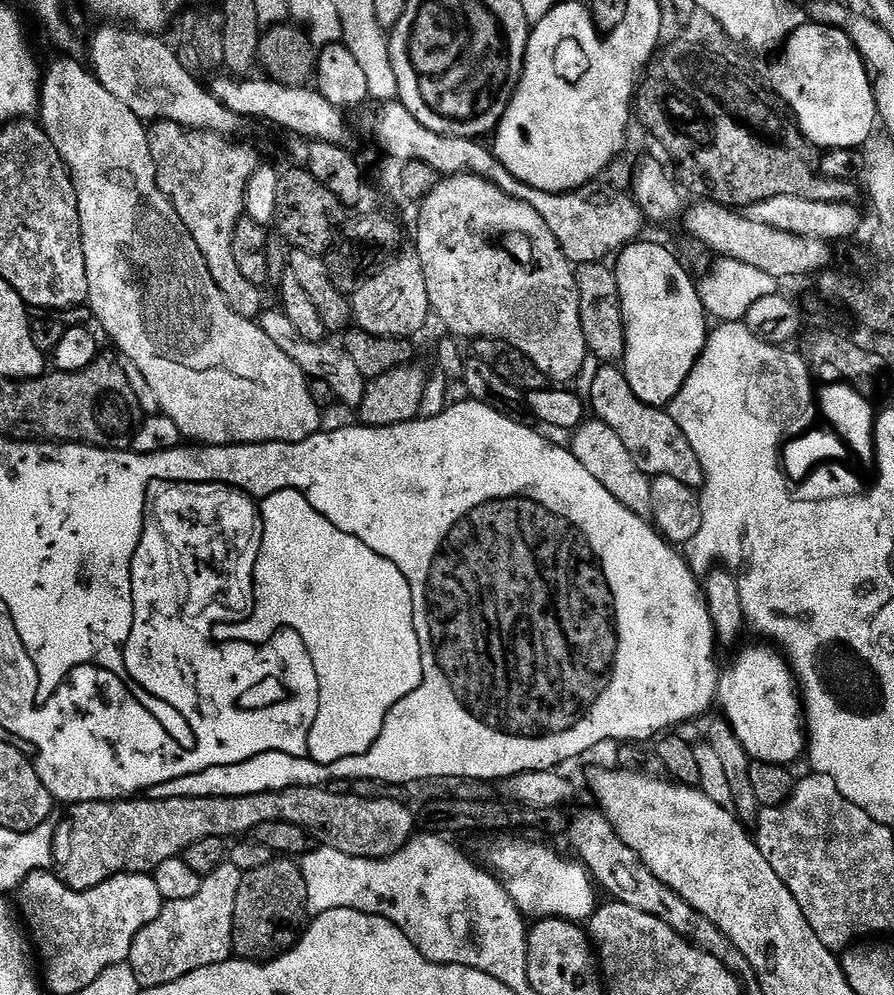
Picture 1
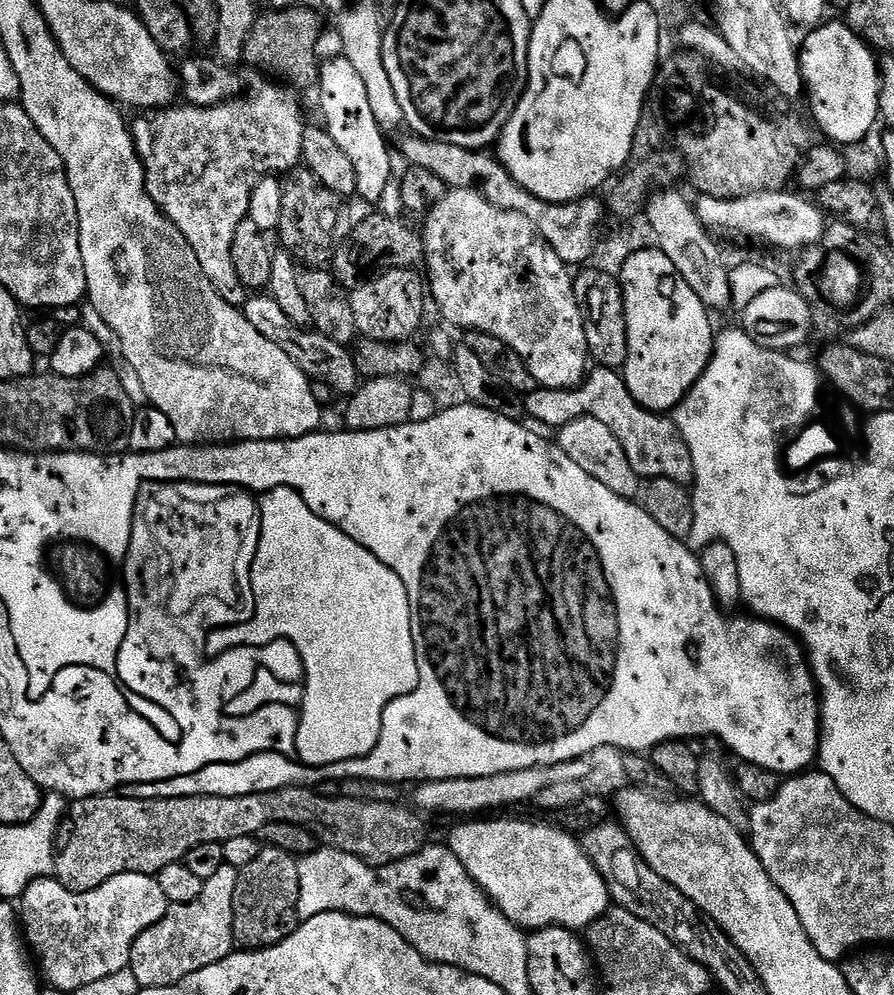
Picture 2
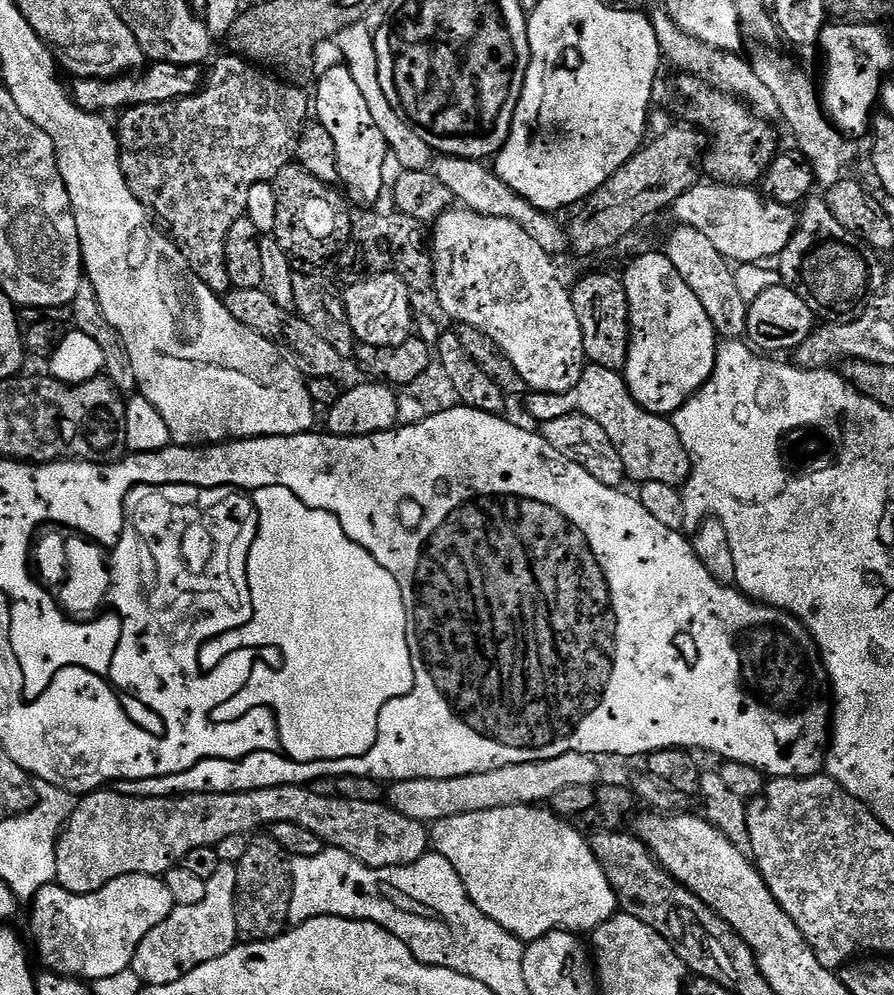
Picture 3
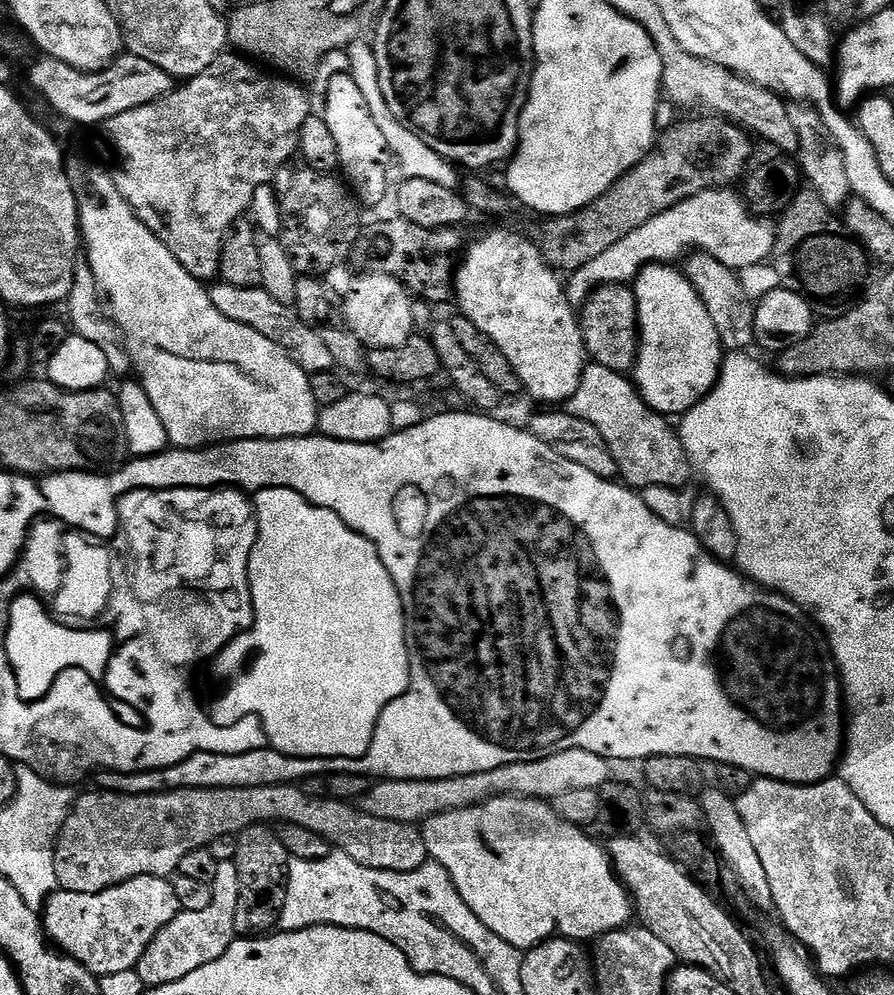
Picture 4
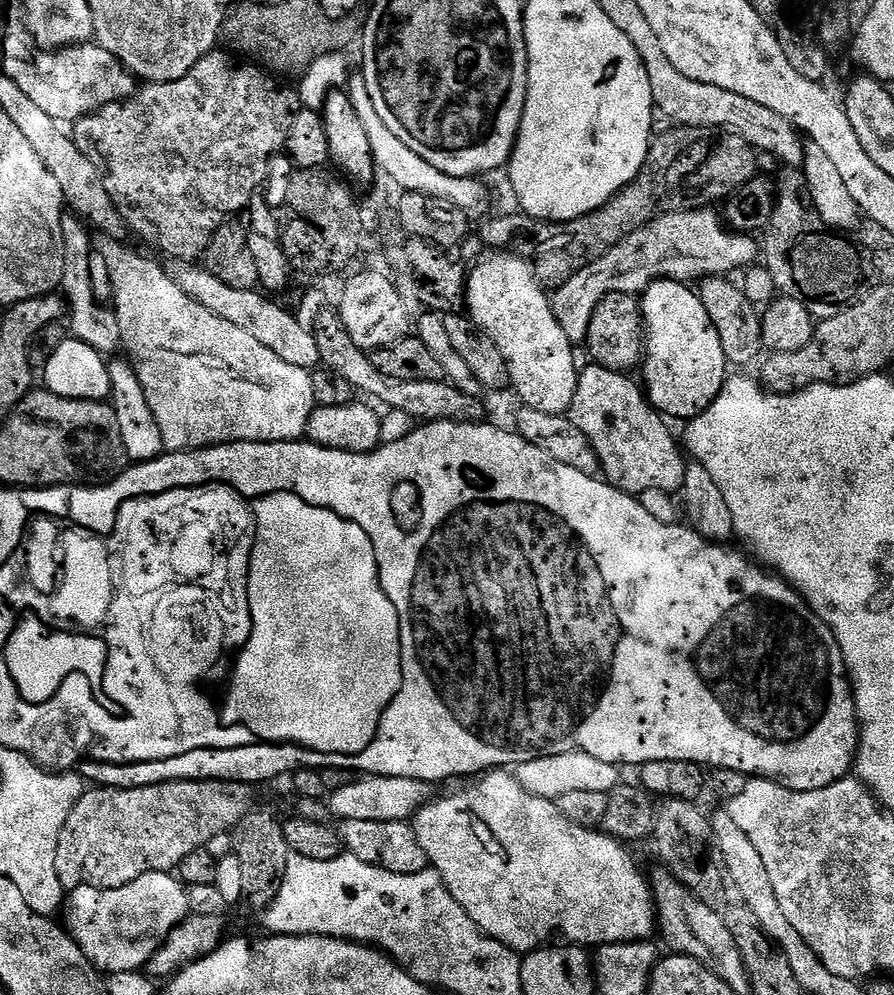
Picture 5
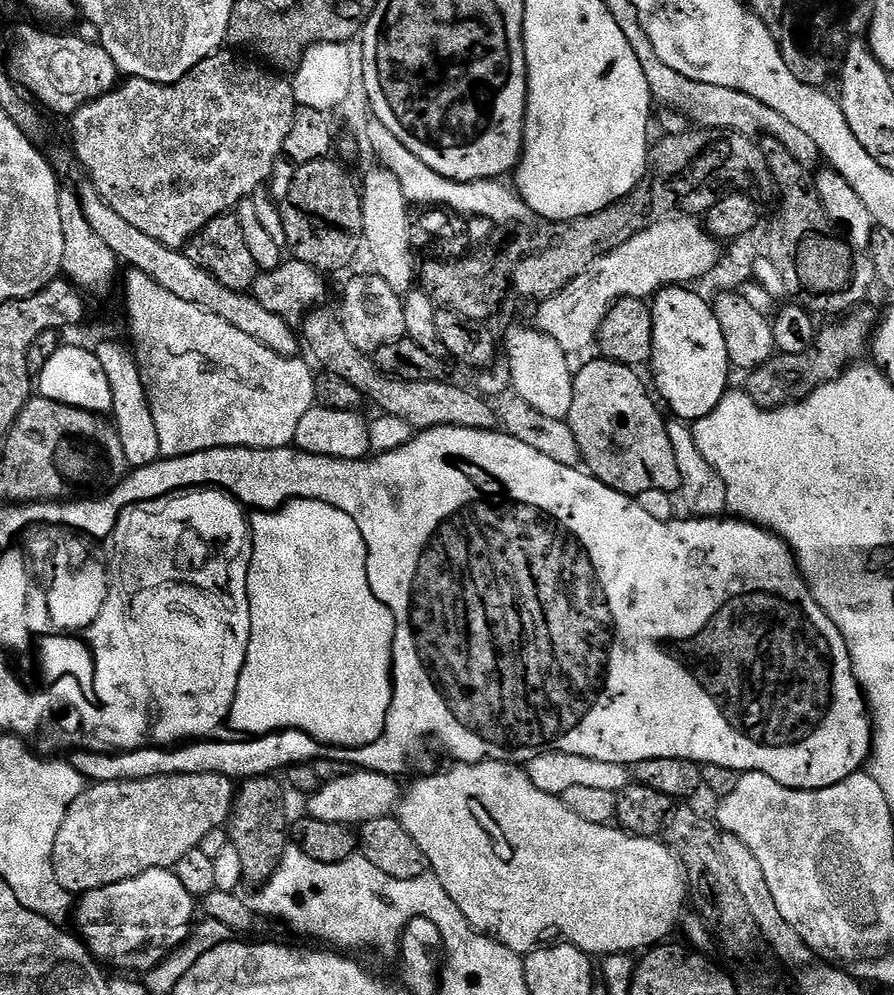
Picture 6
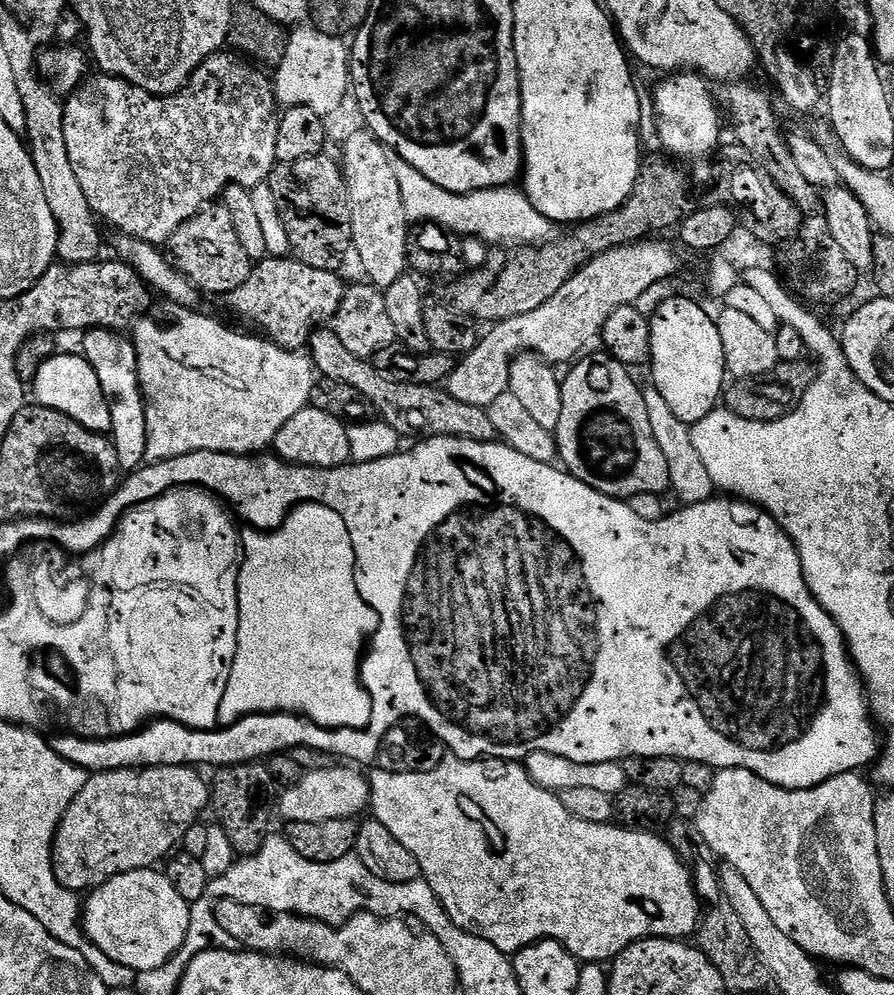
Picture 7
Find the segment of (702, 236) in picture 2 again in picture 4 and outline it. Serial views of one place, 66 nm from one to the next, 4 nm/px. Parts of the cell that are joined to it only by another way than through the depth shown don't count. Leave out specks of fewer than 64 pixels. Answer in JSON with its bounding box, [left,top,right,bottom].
[682,251,756,353]

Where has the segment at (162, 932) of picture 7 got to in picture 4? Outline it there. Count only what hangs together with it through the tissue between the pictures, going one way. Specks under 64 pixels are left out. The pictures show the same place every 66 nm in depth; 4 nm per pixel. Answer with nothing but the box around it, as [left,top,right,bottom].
[42,876,182,978]

